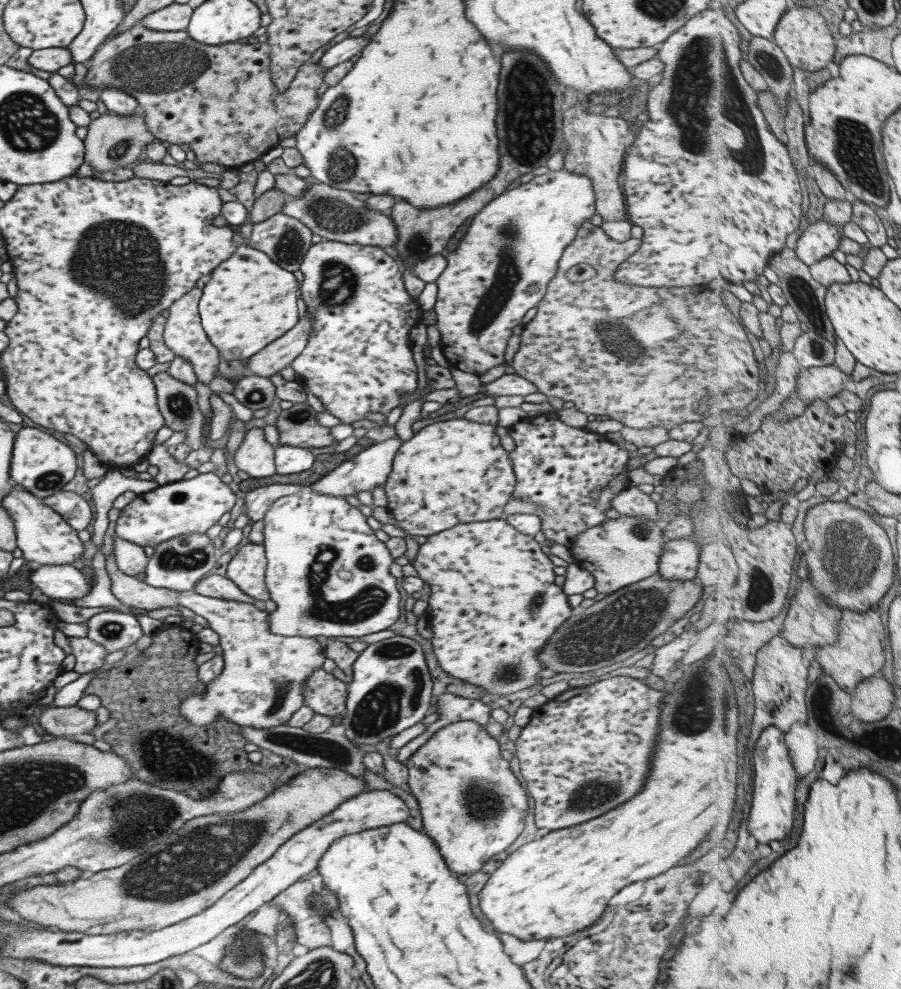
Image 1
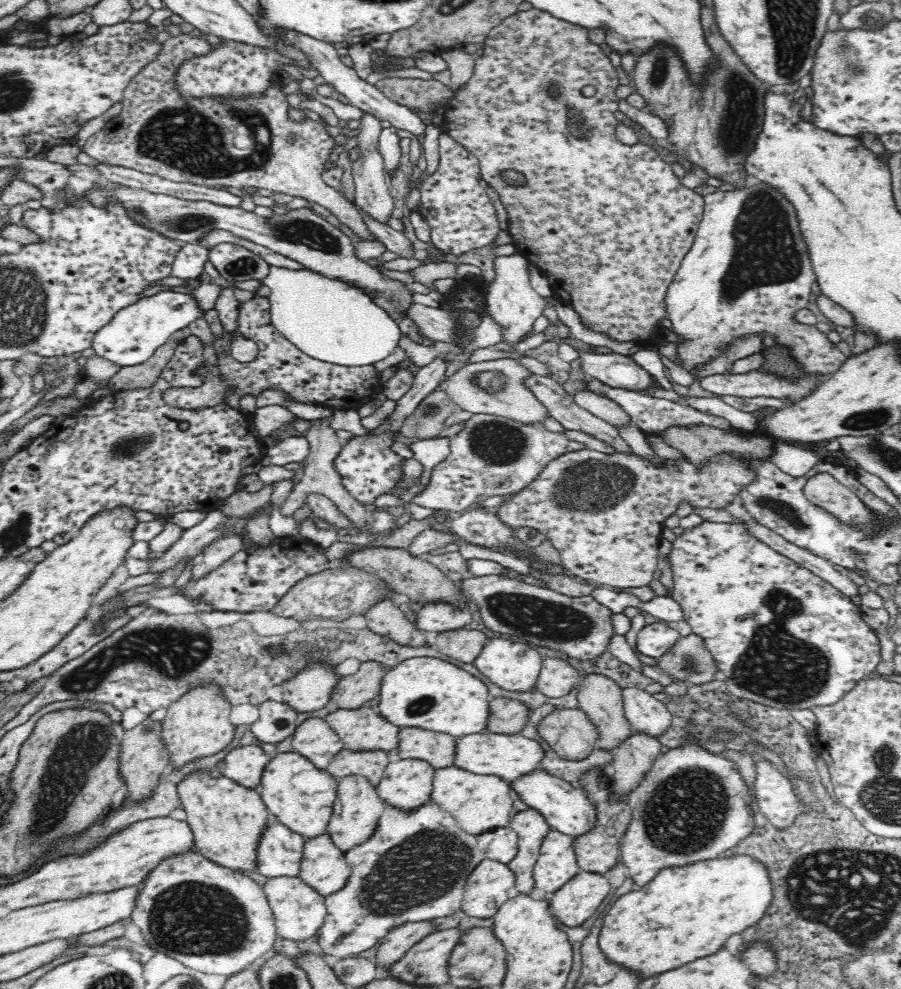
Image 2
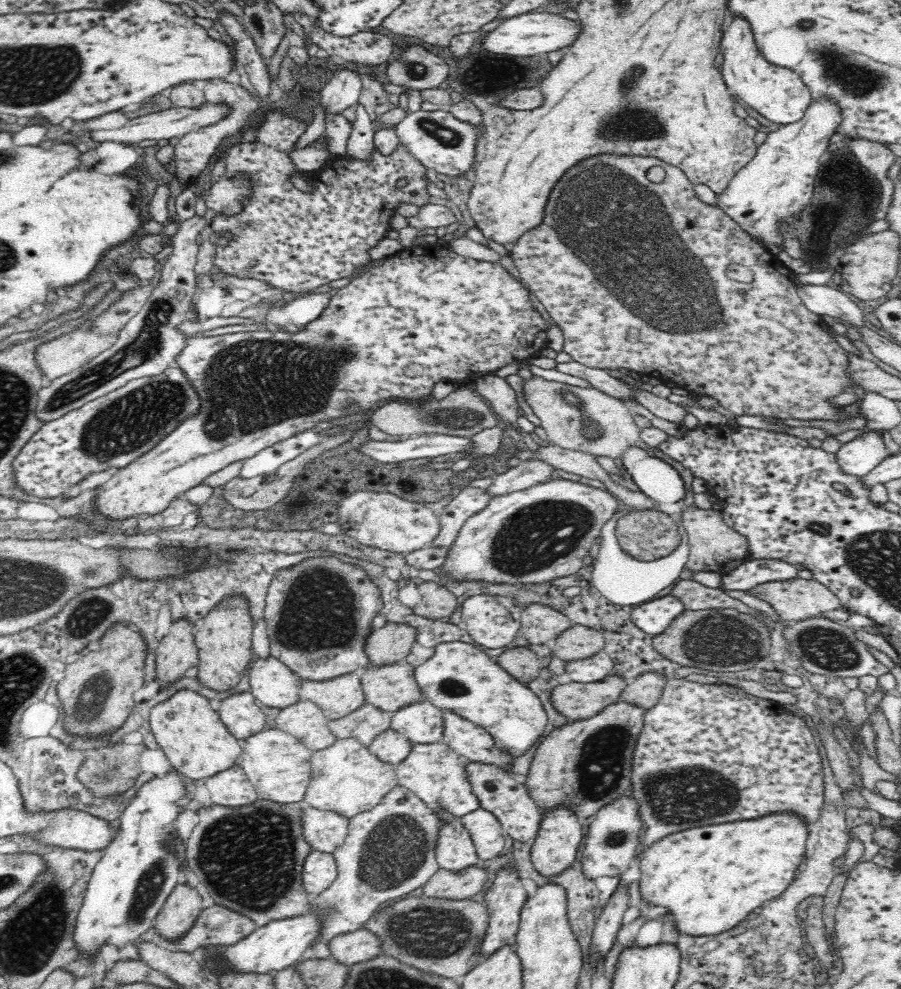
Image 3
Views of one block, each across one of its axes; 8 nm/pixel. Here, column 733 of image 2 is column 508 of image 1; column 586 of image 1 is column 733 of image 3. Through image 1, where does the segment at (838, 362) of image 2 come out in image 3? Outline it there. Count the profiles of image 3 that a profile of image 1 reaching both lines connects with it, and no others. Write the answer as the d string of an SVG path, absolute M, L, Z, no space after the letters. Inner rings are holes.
M829 96L812 100L798 122L769 133L754 158L734 175L728 188L717 195L721 209L757 241L781 246L776 222L790 220L792 214L802 212L802 208L810 204L816 174L823 158L829 155L830 138L840 128L842 119L842 109Z

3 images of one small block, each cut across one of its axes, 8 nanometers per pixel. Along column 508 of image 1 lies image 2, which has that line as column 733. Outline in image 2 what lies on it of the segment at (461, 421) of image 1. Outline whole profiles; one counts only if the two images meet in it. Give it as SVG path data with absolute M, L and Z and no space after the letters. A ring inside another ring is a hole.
M586 448L561 454L558 458L548 462L540 471L536 480L523 490L520 490L512 500L507 501L506 504L496 510L500 521L504 522L504 525L508 525L508 527L514 530L519 527L530 527L530 529L540 531L545 537L547 536L548 540L554 545L554 548L560 553L560 557L562 558L561 564L570 572L571 576L575 576L577 579L589 582L595 586L605 586L606 588L616 586L616 588L624 590L646 586L652 582L654 570L656 570L657 564L659 563L659 545L660 539L662 538L662 530L665 528L664 522L670 515L676 513L678 504L682 500L686 500L691 507L710 507L712 509L724 510L723 507L728 505L729 502L738 500L737 497L743 490L745 484L752 483L754 480L754 473L744 467L742 457L732 457L732 455L726 455L726 453L720 453L712 457L710 462L703 467L696 468L696 465L688 462L688 459L684 456L677 461L668 460L665 467L656 467L654 463L650 463L648 459L644 459L640 455L626 455L616 452L608 455Z

